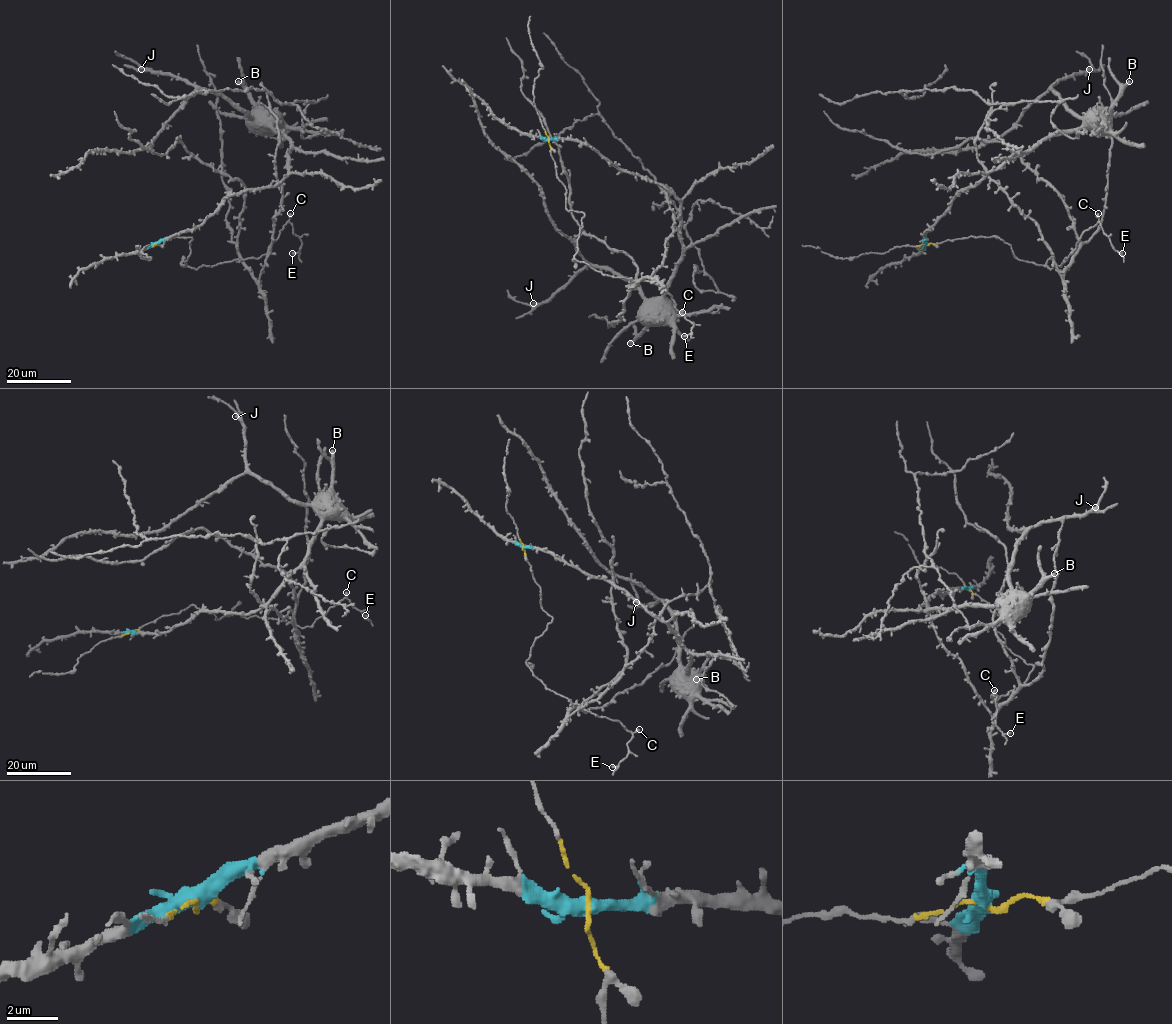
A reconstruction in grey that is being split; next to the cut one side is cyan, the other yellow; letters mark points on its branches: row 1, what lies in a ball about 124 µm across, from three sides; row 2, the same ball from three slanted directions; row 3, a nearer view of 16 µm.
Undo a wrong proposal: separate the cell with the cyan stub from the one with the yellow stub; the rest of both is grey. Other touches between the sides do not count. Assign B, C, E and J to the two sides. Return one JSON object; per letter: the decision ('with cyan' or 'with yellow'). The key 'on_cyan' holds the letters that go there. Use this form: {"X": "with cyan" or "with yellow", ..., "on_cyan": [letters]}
{"B": "with cyan", "C": "with yellow", "E": "with yellow", "J": "with cyan", "on_cyan": ["B", "J"]}

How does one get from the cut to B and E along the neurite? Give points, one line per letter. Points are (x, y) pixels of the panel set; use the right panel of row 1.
B: (925, 244), (925, 235), (961, 190), (973, 188), (989, 173), (1053, 136), (1091, 125), (1110, 106), (1129, 80)
E: (925, 244), (997, 236), (1018, 259), (1050, 269), (1060, 266), (1081, 235), (1099, 222), (1123, 253)

